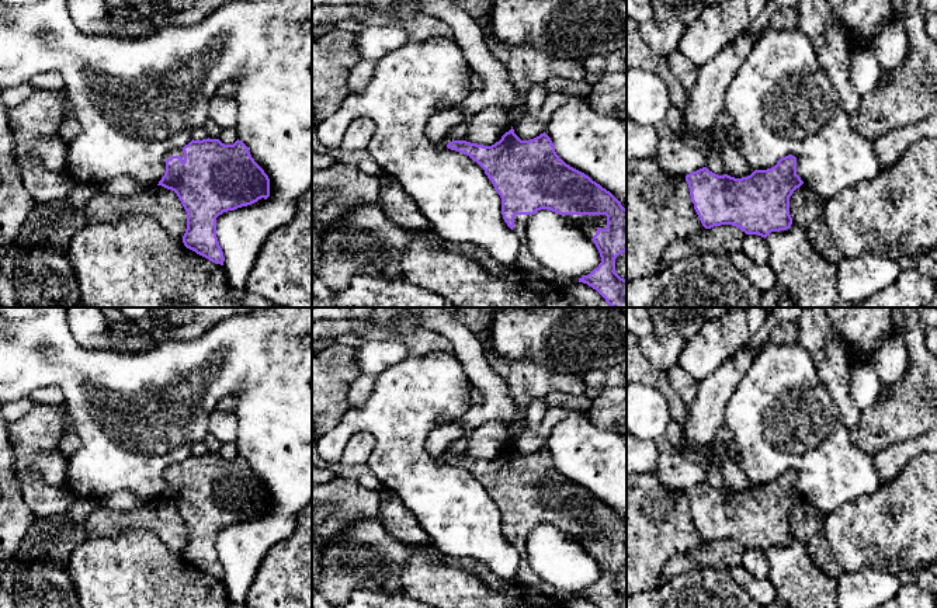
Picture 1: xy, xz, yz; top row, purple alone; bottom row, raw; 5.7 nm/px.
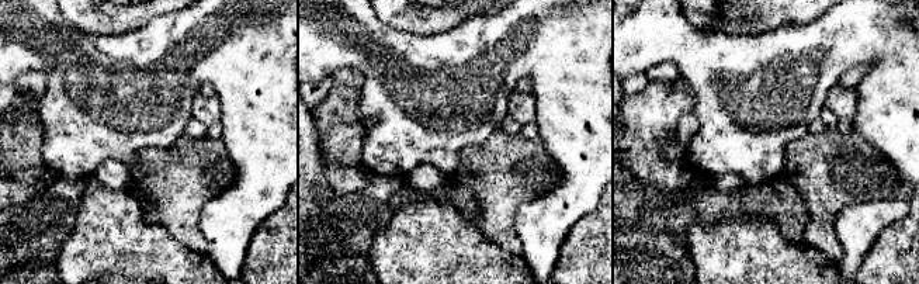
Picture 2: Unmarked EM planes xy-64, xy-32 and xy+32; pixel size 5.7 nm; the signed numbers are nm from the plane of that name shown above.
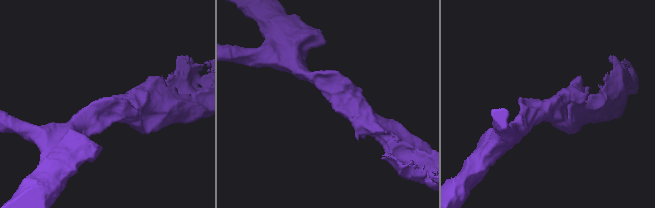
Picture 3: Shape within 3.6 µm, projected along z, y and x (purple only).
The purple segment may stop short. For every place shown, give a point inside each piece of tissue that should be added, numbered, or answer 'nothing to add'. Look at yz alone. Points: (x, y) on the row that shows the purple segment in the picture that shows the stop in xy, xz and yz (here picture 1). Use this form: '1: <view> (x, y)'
nothing to add

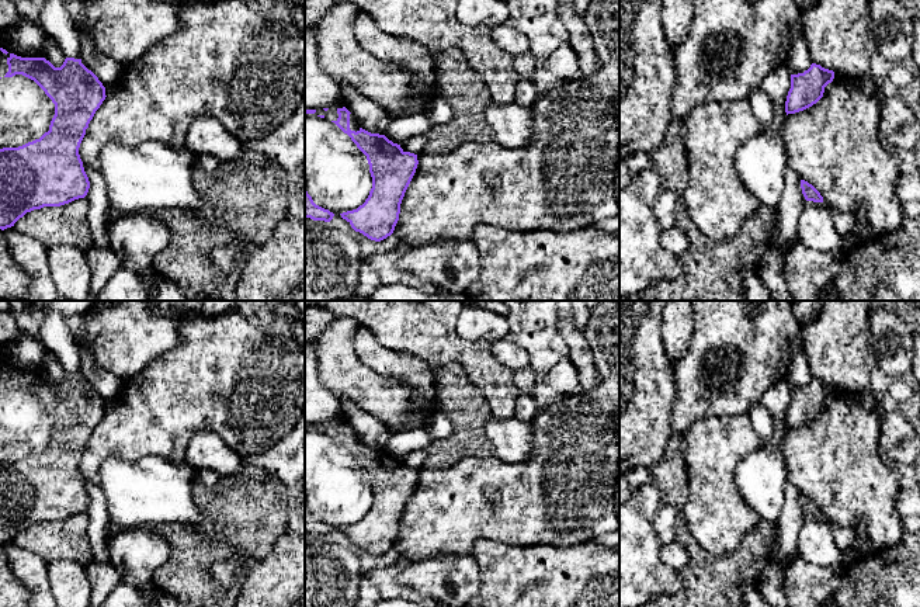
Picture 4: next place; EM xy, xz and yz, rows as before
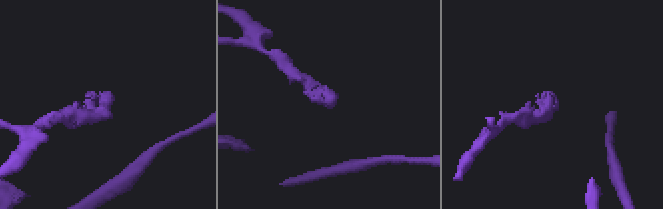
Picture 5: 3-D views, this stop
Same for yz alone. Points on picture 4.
nothing to add

